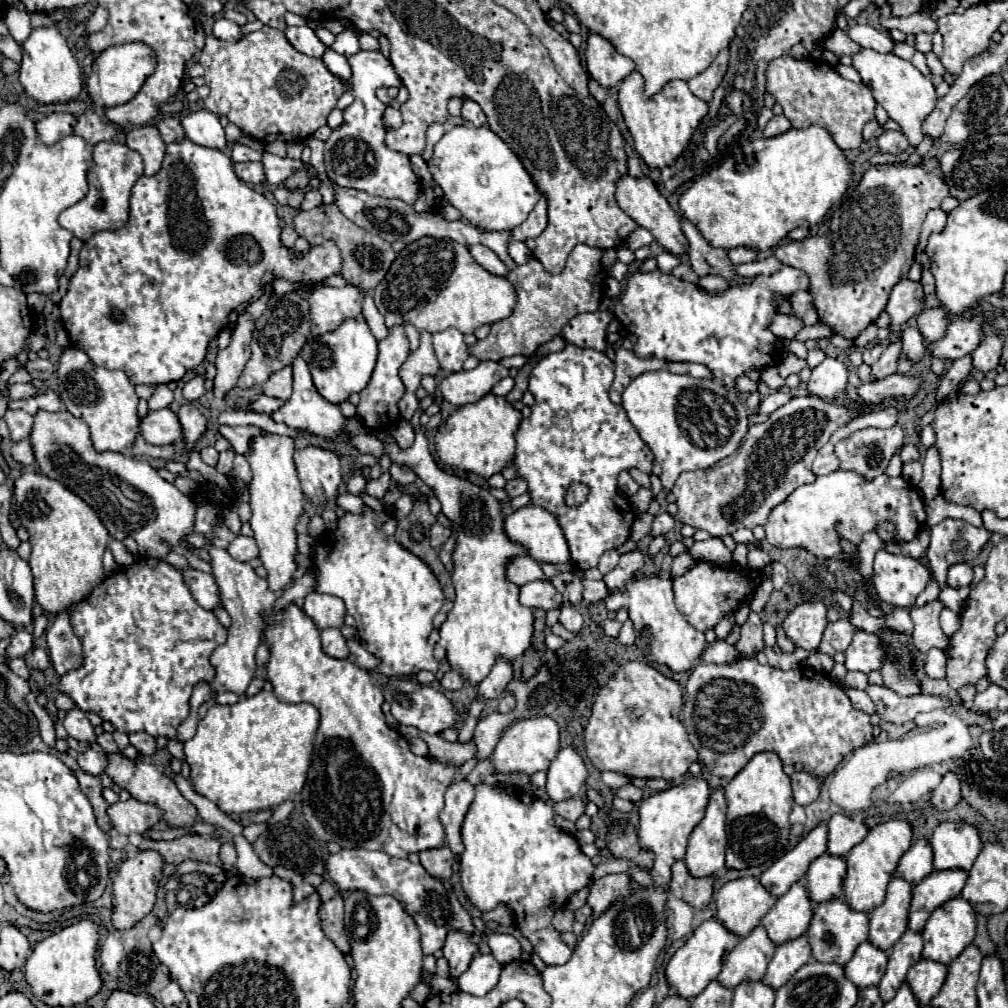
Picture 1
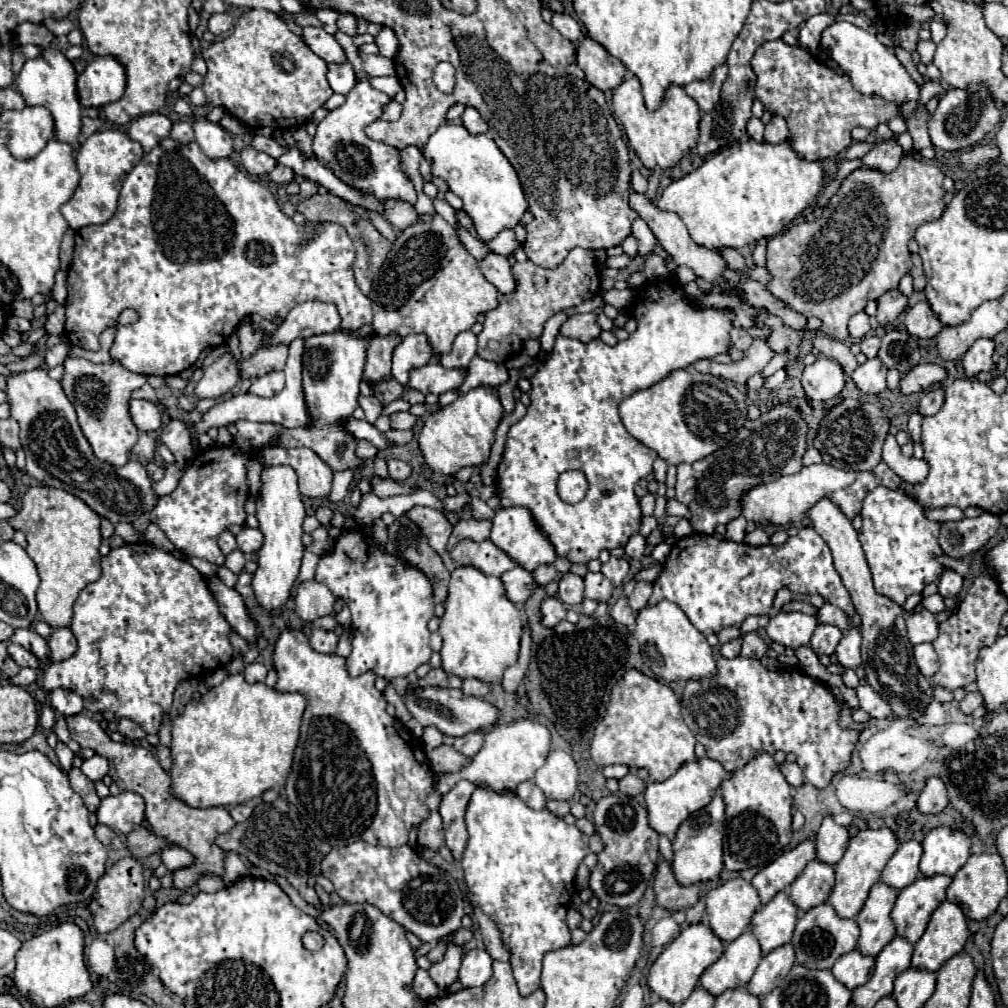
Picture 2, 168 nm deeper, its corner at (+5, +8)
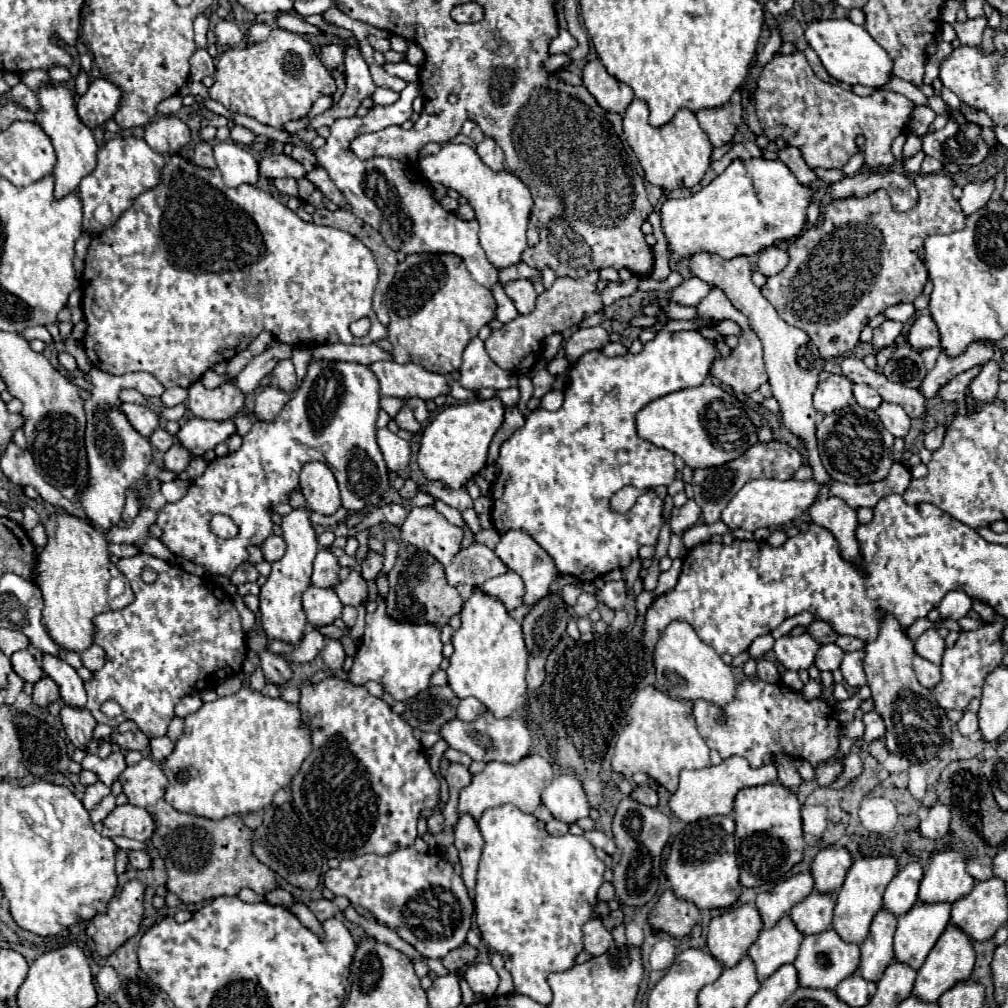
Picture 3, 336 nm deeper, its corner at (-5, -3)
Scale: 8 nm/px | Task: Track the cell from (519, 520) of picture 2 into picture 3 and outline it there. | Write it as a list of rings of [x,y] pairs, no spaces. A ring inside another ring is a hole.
[[[508,531],[502,535],[494,553],[502,563],[518,573],[524,581],[524,605],[534,605],[550,593],[550,583],[558,571],[550,555],[524,531]]]

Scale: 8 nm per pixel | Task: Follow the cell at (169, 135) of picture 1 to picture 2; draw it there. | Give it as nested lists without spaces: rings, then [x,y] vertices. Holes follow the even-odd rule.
[[[174,122],[172,130],[170,130],[170,138],[180,142],[180,144],[188,144],[194,140],[194,132],[190,128],[190,122]]]

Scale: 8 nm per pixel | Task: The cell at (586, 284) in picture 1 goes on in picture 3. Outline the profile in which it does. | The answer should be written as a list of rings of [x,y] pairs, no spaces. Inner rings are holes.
[[[599,270],[590,271],[586,277],[582,279],[572,279],[569,277],[556,278],[554,285],[544,291],[542,295],[538,295],[536,299],[536,309],[528,315],[518,315],[514,321],[506,323],[502,329],[492,331],[492,335],[486,339],[486,353],[490,355],[490,359],[512,373],[518,373],[522,367],[532,367],[536,359],[532,359],[532,355],[536,355],[542,347],[544,337],[552,335],[552,333],[562,333],[568,327],[578,325],[582,319],[602,311],[602,299],[596,293],[596,283],[599,280]]]

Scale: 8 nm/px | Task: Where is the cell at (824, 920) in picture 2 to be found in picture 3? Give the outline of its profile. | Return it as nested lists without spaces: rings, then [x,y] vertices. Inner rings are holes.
[[[828,929],[820,935],[804,937],[798,957],[794,961],[800,987],[816,987],[816,989],[834,989],[840,981],[850,977],[858,969],[858,965],[860,965],[860,947],[842,941],[834,929]]]

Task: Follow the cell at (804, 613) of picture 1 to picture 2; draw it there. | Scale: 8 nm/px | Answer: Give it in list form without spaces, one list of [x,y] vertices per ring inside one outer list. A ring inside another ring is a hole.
[[[778,612],[776,616],[770,618],[766,632],[770,640],[788,646],[788,648],[798,648],[806,646],[814,634],[814,628],[818,626],[816,616],[808,616],[802,612]]]

